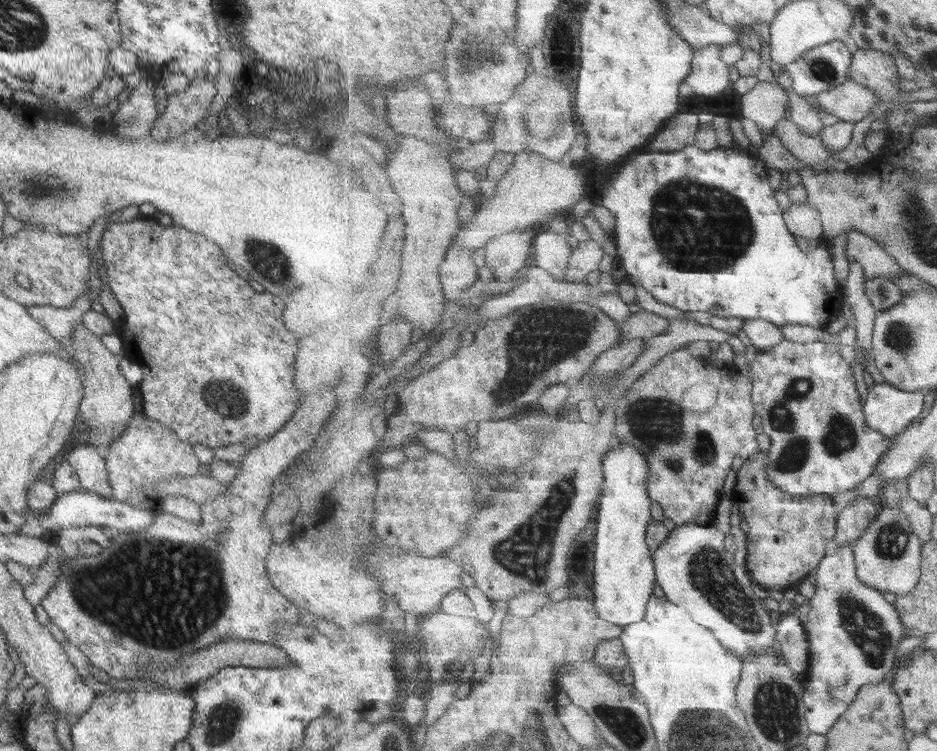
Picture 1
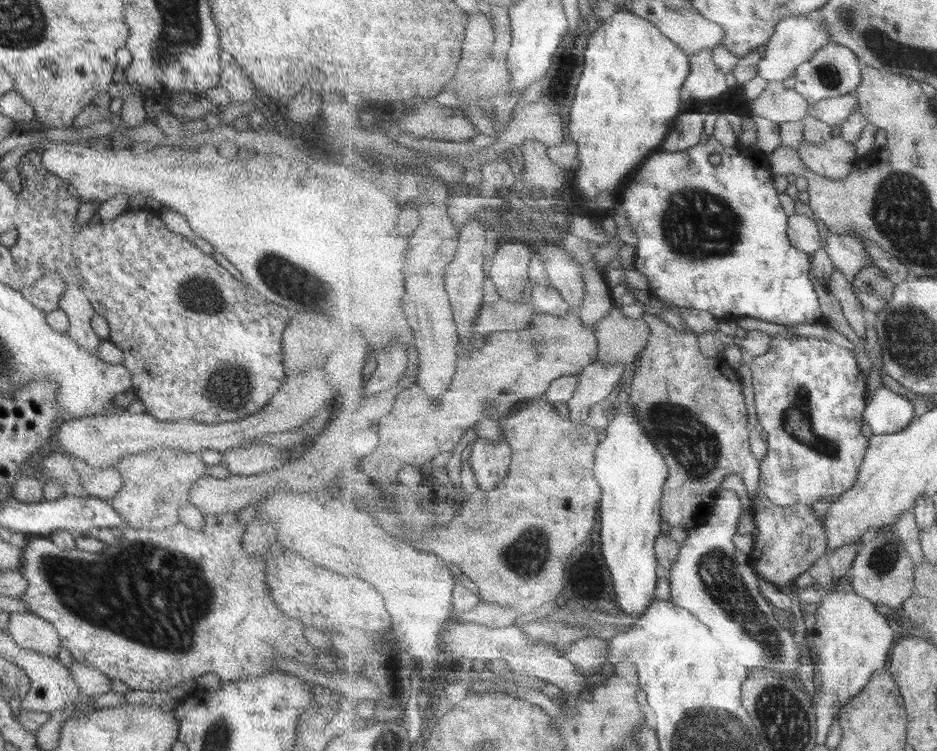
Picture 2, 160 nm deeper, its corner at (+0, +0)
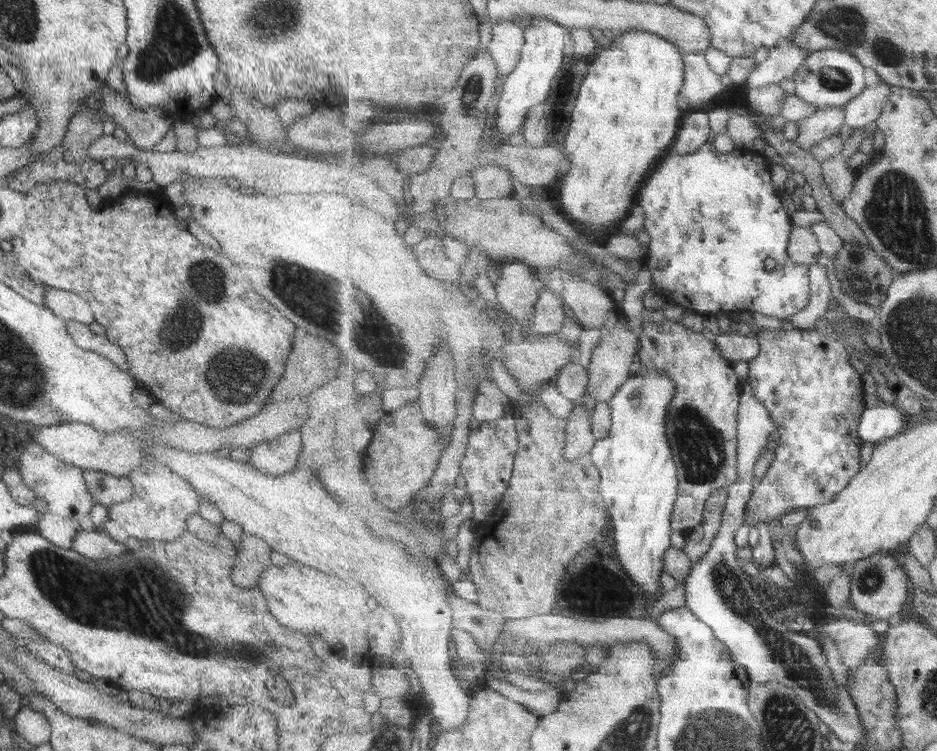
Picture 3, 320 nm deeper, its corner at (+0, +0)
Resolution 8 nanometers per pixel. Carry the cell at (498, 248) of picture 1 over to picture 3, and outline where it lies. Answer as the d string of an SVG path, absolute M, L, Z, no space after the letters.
M522 262L503 263L499 267L501 273L495 286L501 306L519 323L529 325L540 297L533 268Z

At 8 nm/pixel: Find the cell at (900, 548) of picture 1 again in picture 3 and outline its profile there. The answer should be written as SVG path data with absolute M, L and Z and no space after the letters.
M878 552L853 564L851 601L855 609L870 614L876 621L893 622L909 598L909 578L903 566L889 552Z

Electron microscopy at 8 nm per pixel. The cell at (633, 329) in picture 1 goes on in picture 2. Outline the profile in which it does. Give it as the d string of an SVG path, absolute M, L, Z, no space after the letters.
M617 307L612 310L607 318L602 319L596 326L598 335L599 354L598 362L604 364L623 364L626 367L636 362L638 354L648 345L651 329L645 318L631 319L619 312Z

